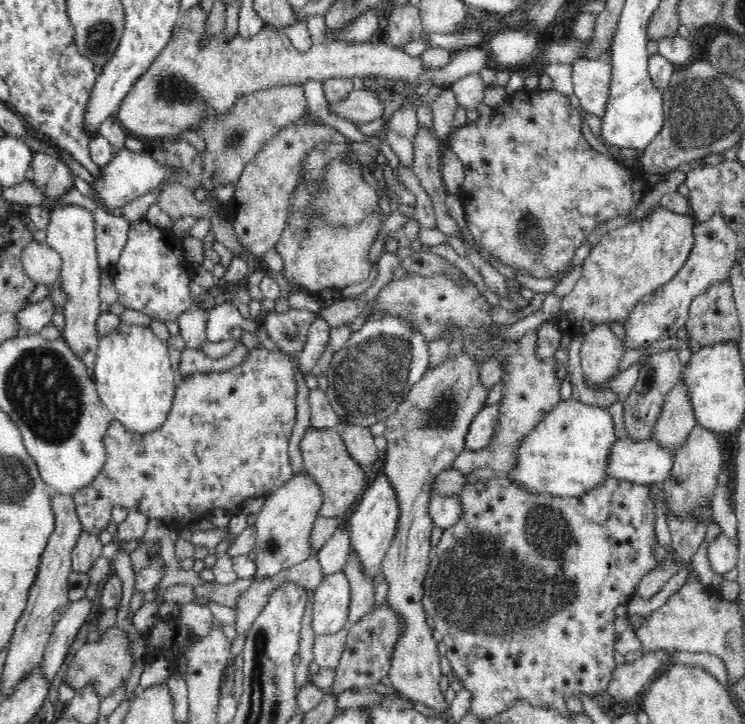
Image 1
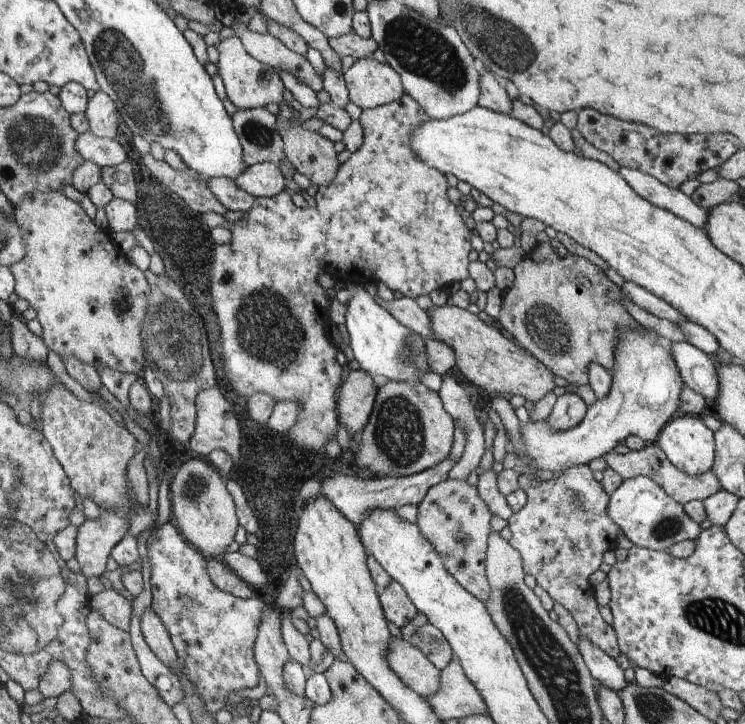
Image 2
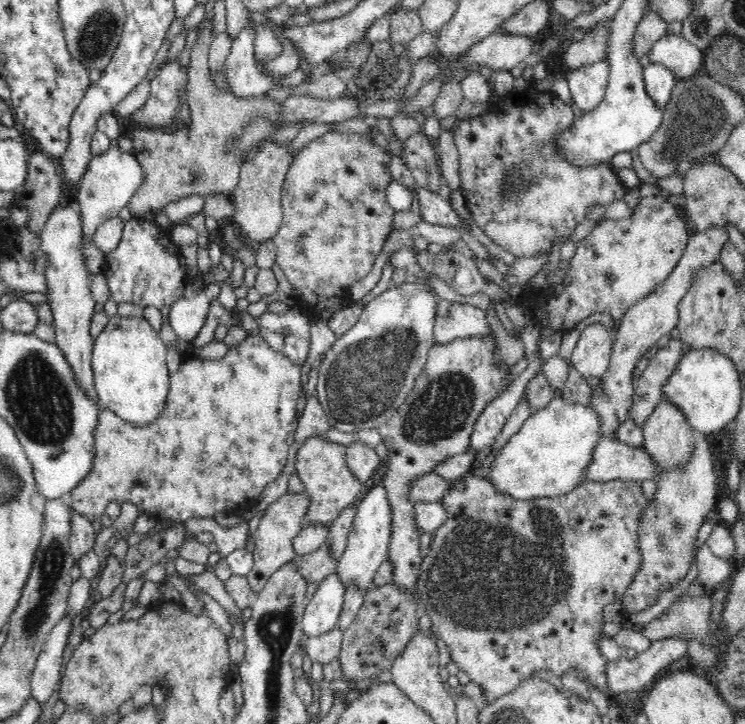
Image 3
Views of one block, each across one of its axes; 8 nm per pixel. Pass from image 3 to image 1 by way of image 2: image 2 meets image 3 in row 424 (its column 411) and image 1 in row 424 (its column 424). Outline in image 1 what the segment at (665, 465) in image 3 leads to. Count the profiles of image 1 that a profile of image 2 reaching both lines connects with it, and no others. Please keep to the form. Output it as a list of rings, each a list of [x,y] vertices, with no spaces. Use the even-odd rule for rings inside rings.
[[[681,377],[676,385],[668,395],[666,395],[662,412],[658,416],[658,422],[654,426],[654,434],[652,434],[652,441],[658,442],[663,449],[671,450],[671,454],[677,452],[678,446],[682,446],[689,437],[690,431],[697,425],[694,418],[694,407],[690,404],[690,397],[687,396],[687,390],[683,385],[683,378]]]

